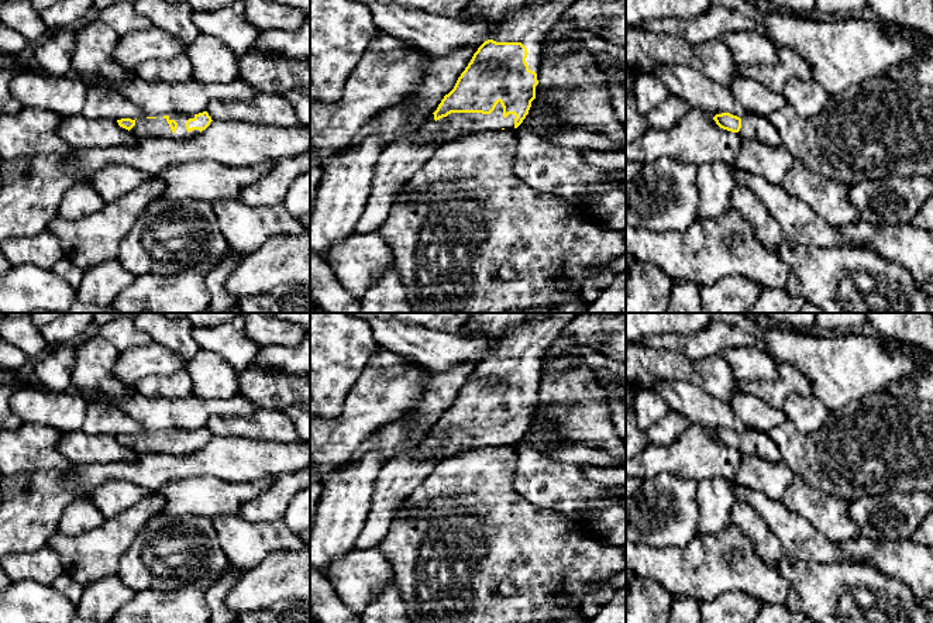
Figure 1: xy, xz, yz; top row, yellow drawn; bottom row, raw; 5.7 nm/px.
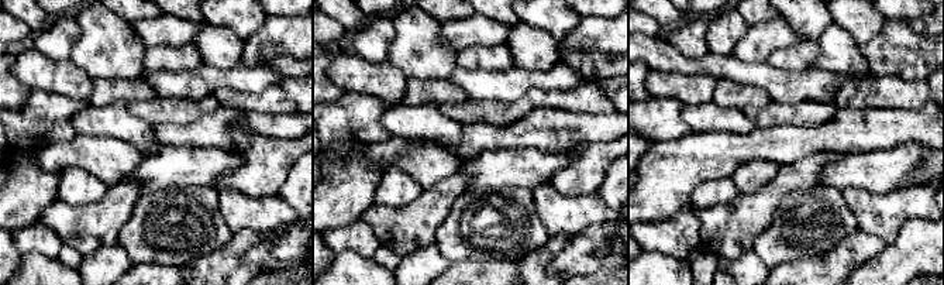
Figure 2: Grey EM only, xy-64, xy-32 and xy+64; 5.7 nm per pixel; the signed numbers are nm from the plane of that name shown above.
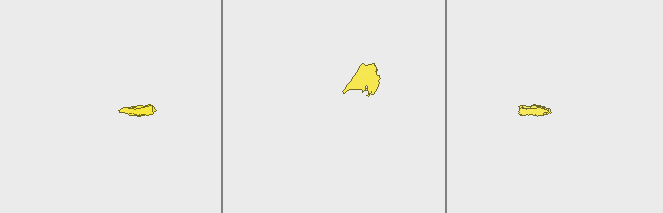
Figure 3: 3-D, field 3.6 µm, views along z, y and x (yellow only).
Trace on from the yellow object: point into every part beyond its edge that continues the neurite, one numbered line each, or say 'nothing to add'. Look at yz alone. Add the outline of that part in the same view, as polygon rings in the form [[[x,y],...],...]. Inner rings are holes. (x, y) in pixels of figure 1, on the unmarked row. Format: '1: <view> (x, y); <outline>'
1: yz (756, 443); [[[750,430],[743,433],[739,450],[743,454],[757,455],[772,464],[782,462],[781,451],[764,431]]]

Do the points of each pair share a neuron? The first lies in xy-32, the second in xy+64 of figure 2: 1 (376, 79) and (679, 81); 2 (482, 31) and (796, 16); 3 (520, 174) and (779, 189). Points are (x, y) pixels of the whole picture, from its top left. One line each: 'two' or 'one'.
1: one
2: two
3: two

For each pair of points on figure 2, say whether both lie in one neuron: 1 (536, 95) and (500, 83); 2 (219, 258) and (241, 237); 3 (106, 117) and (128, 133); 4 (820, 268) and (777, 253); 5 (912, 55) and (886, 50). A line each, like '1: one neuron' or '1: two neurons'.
1: two neurons
2: one neuron
3: one neuron
4: two neurons
5: one neuron

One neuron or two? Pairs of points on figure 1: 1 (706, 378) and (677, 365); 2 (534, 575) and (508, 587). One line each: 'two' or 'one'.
1: one
2: two

